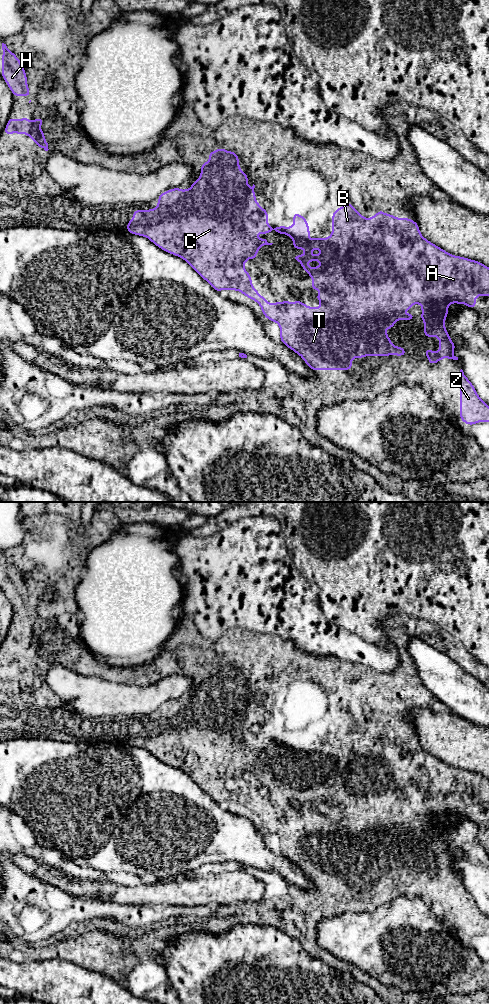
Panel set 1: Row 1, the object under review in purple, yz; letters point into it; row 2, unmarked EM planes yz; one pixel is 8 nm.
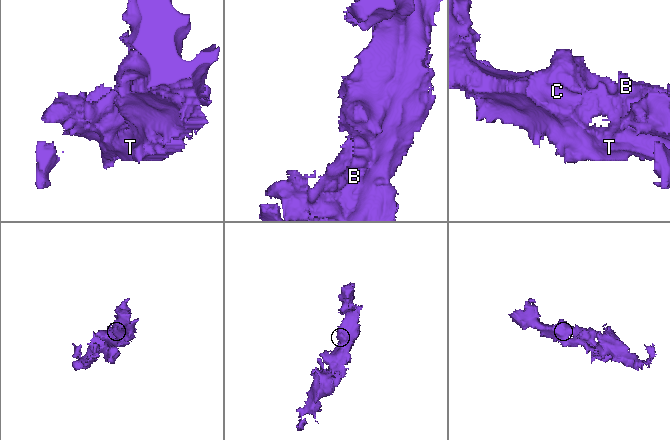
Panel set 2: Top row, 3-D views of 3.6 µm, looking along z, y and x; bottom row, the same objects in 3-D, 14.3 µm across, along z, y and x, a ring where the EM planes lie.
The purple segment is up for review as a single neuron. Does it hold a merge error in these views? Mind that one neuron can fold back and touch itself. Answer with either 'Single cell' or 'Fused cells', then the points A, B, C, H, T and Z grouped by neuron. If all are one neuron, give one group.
Single cell. Groups: A B C H T Z

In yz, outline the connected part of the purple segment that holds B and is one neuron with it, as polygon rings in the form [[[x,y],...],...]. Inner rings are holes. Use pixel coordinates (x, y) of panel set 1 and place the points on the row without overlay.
[[[218,660],[216,663],[209,664],[209,673],[207,675],[202,674],[200,689],[191,696],[190,701],[184,701],[183,703],[179,700],[169,701],[167,704],[161,705],[158,708],[158,716],[155,721],[148,722],[134,722],[133,731],[127,734],[127,745],[135,746],[138,748],[144,748],[148,750],[157,759],[165,764],[168,764],[174,768],[178,768],[185,772],[193,782],[196,783],[206,794],[208,794],[213,801],[218,805],[223,801],[229,803],[236,802],[247,808],[249,811],[257,814],[262,822],[263,827],[270,833],[276,834],[280,839],[280,853],[284,855],[289,861],[297,865],[302,869],[304,874],[308,877],[310,882],[351,882],[352,881],[352,871],[353,870],[364,870],[366,868],[404,868],[407,863],[400,858],[394,858],[389,848],[386,845],[386,841],[393,840],[397,832],[414,832],[415,827],[413,826],[401,826],[398,822],[411,822],[412,816],[421,816],[422,826],[420,831],[424,833],[424,848],[427,849],[438,849],[439,850],[439,864],[433,862],[428,862],[425,860],[424,866],[428,869],[429,876],[437,876],[439,872],[453,871],[458,872],[458,869],[453,867],[453,863],[456,858],[452,854],[446,839],[445,832],[448,824],[448,818],[451,815],[464,816],[472,821],[476,820],[476,809],[477,808],[489,808],[489,779],[485,778],[479,773],[471,772],[461,768],[455,768],[437,757],[431,755],[426,750],[422,748],[419,742],[418,735],[413,733],[411,730],[397,730],[392,726],[385,726],[383,722],[378,723],[373,729],[365,730],[363,729],[352,717],[351,714],[346,715],[343,719],[338,719],[336,723],[332,726],[332,746],[328,750],[308,750],[310,746],[310,740],[306,730],[296,724],[293,725],[293,738],[277,738],[275,740],[268,736],[268,723],[263,721],[260,716],[256,713],[256,706],[253,703],[255,697],[252,699],[248,698],[248,687],[240,681],[239,668],[235,666],[234,663],[226,663],[224,660]],[[272,742],[275,742],[277,746],[287,746],[289,750],[293,751],[294,761],[304,761],[304,767],[294,767],[294,773],[301,774],[301,780],[305,782],[306,785],[312,791],[313,797],[310,799],[312,802],[320,802],[321,805],[315,808],[319,812],[321,817],[318,820],[309,819],[305,815],[297,812],[295,814],[289,814],[287,812],[283,814],[268,815],[267,812],[259,806],[259,804],[252,797],[252,790],[248,783],[244,781],[244,775],[248,773],[249,770],[255,772],[257,769],[257,764],[261,758],[272,757],[273,755],[268,755],[266,751],[260,751],[256,749],[257,745],[268,746]],[[309,773],[320,773],[321,777],[319,779],[308,779],[307,775]]]

